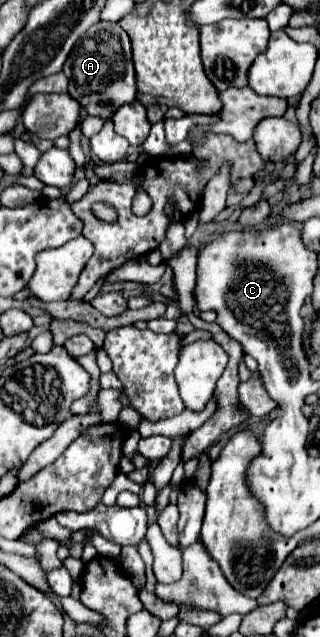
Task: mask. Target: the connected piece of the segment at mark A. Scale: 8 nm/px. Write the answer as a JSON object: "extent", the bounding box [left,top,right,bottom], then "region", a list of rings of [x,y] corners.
{"extent":[63,23,137,119],"region":[[[97,23],[93,25],[79,43],[71,49],[63,73],[69,79],[69,95],[85,107],[87,115],[111,119],[121,105],[133,103],[137,97],[135,69],[131,59],[129,35],[119,27],[119,23]]]}

